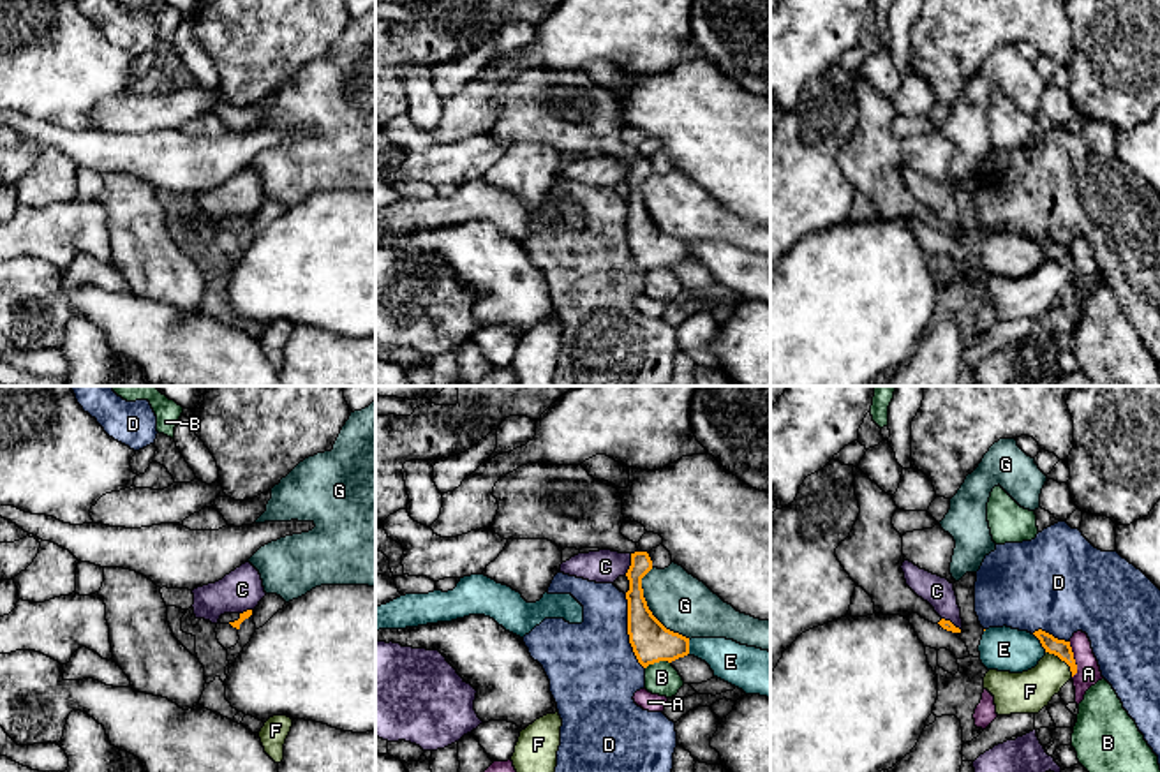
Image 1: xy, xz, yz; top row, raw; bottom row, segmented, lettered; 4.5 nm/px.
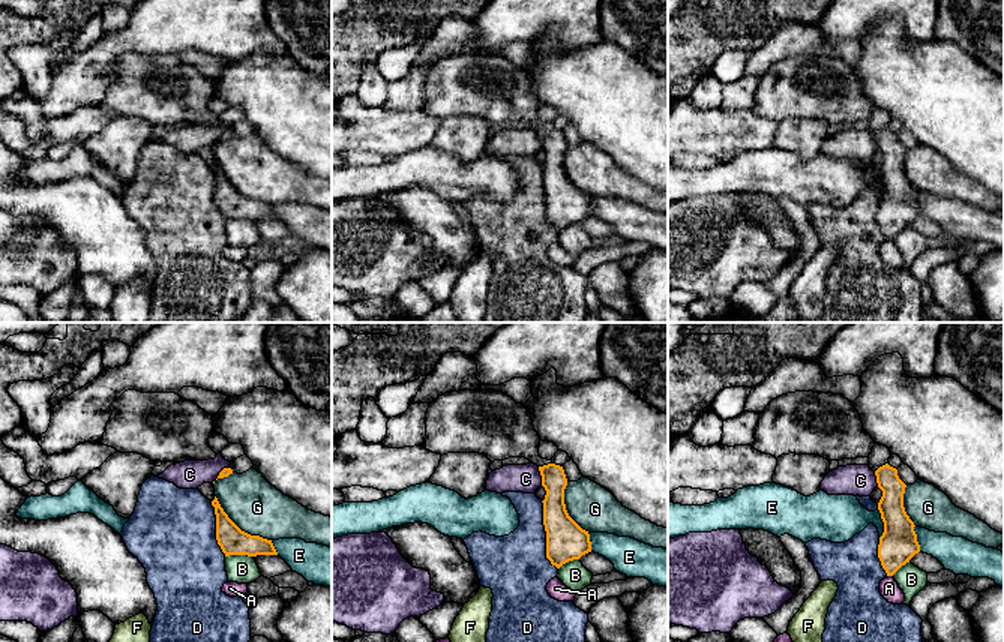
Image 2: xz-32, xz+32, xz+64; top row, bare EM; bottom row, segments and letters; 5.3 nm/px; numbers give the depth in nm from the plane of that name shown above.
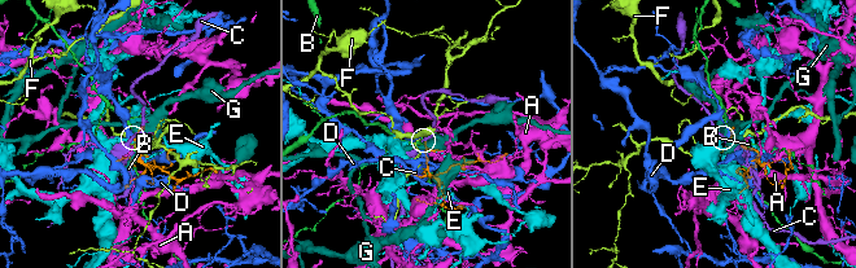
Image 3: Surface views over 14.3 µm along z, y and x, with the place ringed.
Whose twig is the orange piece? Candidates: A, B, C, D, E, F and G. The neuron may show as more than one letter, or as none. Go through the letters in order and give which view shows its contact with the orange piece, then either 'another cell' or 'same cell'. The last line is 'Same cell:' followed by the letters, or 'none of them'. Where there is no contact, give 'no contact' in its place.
A: contact in yz; another cell
B: contact in xz; another cell
C: contact in xz; another cell
D: contact in xz; another cell
E: contact in yz; another cell
F: contact in yz; another cell
G: contact in xz; another cell
Same cell: none of them

